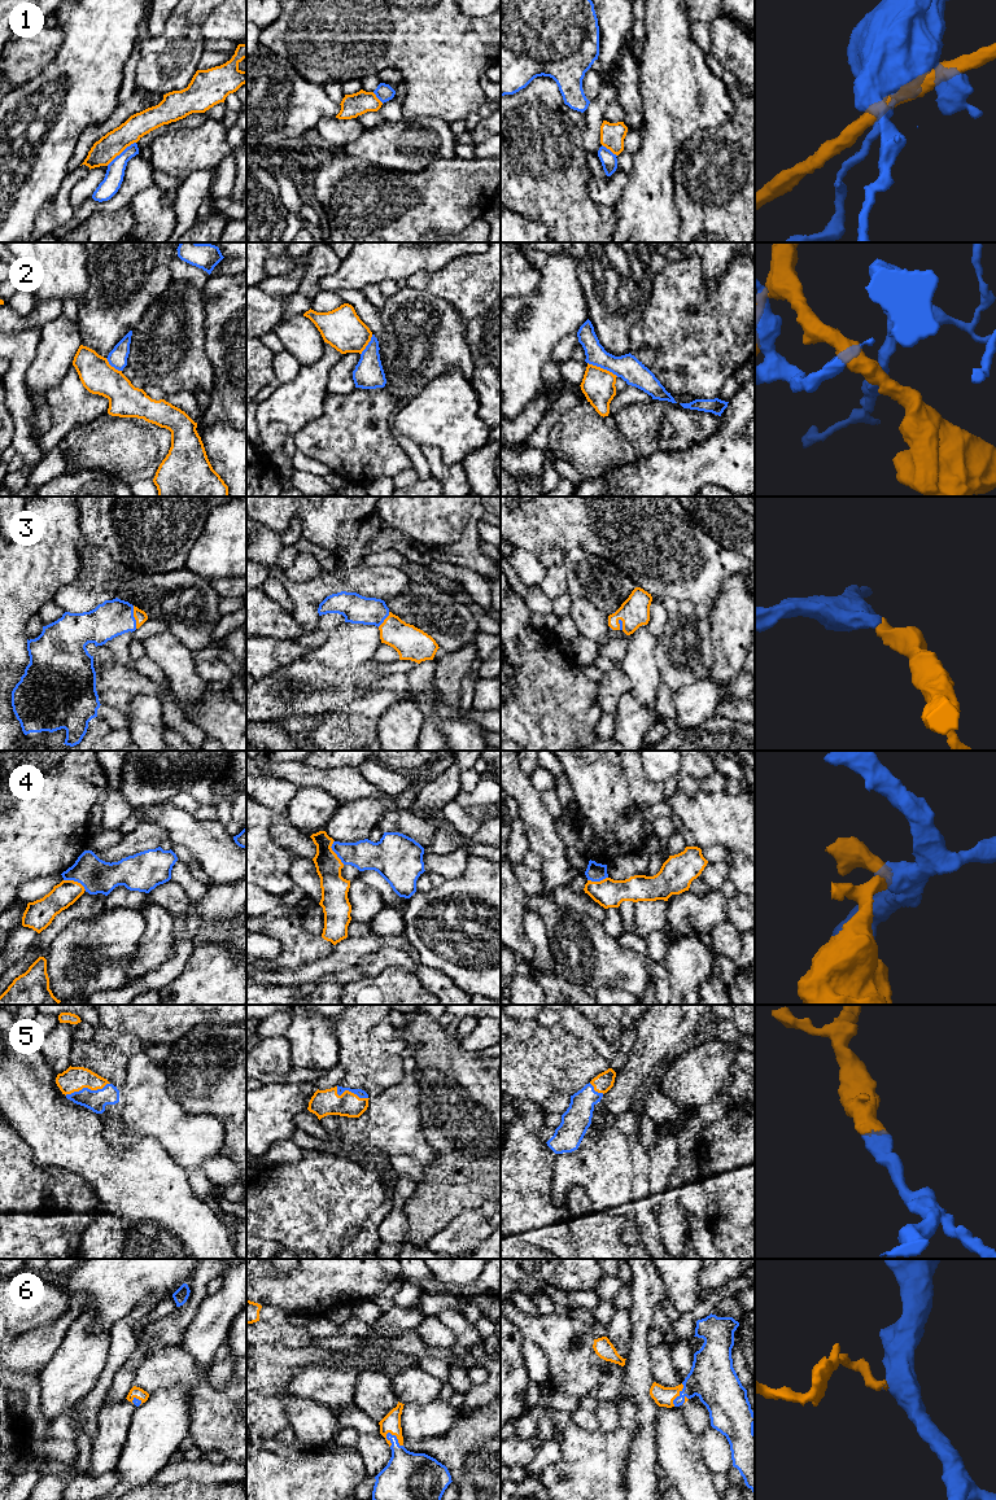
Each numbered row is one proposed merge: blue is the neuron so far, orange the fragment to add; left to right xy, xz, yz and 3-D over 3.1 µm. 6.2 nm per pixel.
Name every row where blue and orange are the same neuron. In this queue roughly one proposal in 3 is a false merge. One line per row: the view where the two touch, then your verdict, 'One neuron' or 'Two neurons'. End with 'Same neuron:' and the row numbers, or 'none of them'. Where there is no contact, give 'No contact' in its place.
1: Touches blue in xy. Two neurons
2: Touches blue in yz. Two neurons
3: Touches blue in xy. One neuron
4: Touches blue in xy. Two neurons
5: Touches blue in xy. One neuron
6: Touches blue in xz. One neuron
Same neuron: 3, 5, 6

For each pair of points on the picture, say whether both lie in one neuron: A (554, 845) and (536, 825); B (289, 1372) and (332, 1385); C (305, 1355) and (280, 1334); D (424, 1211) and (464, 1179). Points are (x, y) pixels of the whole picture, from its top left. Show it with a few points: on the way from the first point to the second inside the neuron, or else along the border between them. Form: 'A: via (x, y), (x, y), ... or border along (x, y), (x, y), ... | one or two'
A: via (549, 840), (541, 830) | one
B: border along (311, 1365), (300, 1369), (284, 1391) | two
C: border along (265, 1342), (306, 1347) | two
D: via (435, 1203), (454, 1185) | one

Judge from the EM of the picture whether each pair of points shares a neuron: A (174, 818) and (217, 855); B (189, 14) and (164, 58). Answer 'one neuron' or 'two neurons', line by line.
A: one neuron
B: one neuron

